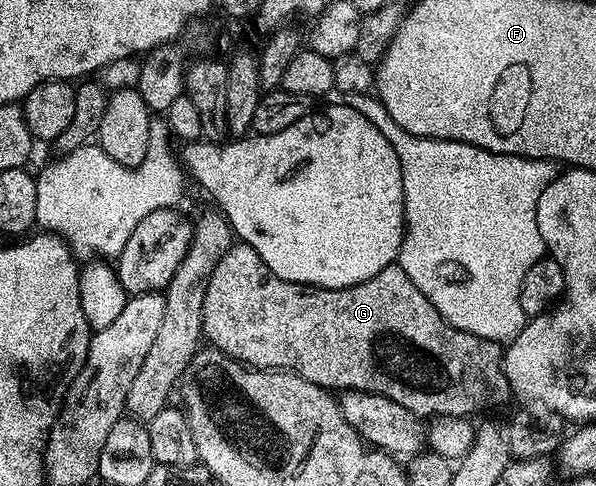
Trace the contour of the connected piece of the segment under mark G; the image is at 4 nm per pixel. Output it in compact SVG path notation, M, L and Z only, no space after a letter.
M236 242L220 258L220 266L212 274L212 282L208 282L208 294L204 296L204 322L202 323L202 334L207 341L211 340L219 349L219 353L229 356L231 360L240 360L243 364L252 368L265 368L280 372L294 372L297 376L308 378L316 386L327 390L344 392L375 392L384 398L392 398L392 402L400 402L412 414L419 418L437 418L440 416L453 416L455 418L473 417L473 412L486 412L489 408L498 408L506 399L512 396L510 383L506 377L506 371L502 365L504 348L499 341L480 338L476 334L468 334L464 330L456 330L456 326L447 324L445 318L438 313L436 306L416 290L412 278L404 274L404 270L397 263L389 264L376 278L368 282L360 282L351 288L312 288L292 282L284 282L284 278L276 278L268 266L264 266L264 258L252 250L252 246Z

